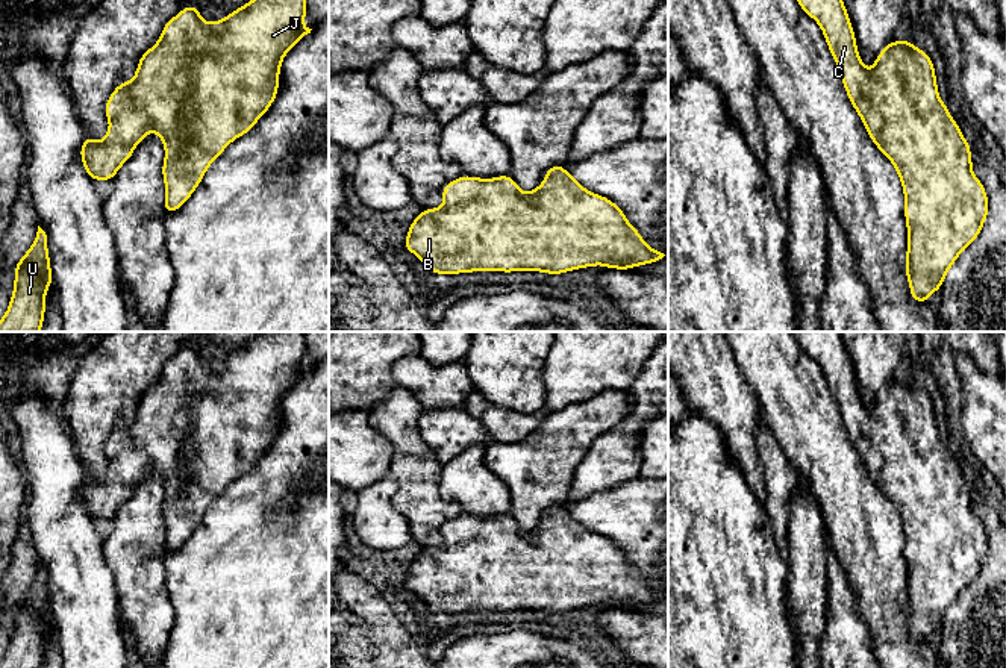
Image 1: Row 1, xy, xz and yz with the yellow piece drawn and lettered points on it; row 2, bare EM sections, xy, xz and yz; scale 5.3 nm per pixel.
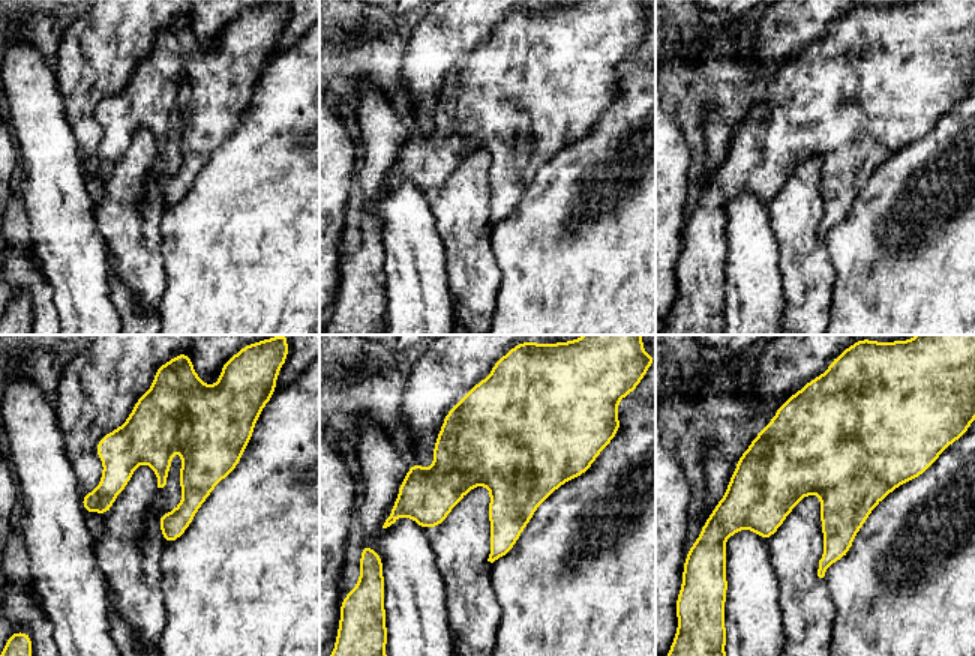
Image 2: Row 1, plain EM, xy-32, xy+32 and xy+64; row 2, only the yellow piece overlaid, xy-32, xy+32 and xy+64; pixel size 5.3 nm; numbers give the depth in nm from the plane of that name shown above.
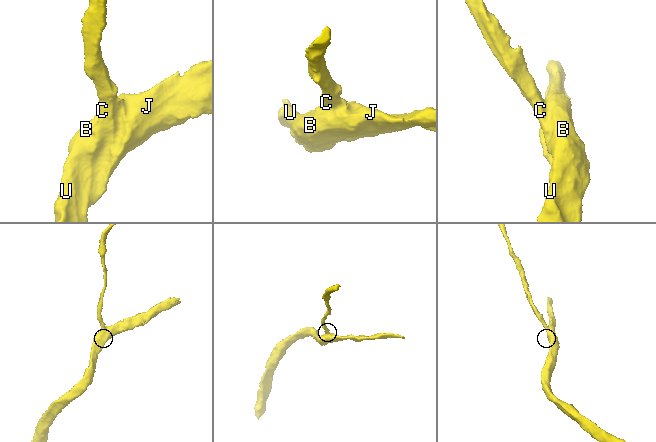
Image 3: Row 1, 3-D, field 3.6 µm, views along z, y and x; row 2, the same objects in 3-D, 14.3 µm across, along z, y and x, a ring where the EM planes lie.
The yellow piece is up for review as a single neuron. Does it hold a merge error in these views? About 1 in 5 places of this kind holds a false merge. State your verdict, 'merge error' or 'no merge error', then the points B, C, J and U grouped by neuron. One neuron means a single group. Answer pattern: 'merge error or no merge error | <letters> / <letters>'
no merge error | B C J U

